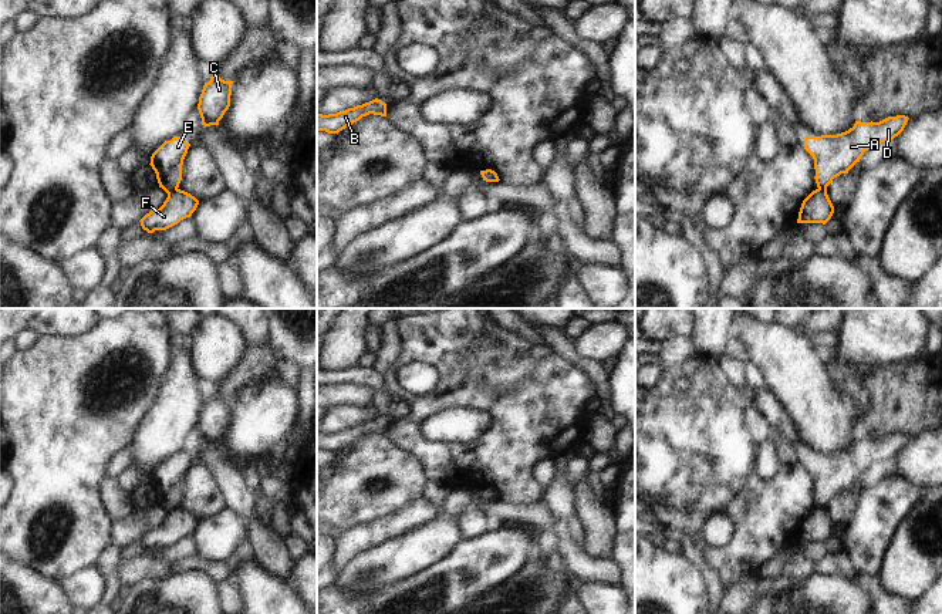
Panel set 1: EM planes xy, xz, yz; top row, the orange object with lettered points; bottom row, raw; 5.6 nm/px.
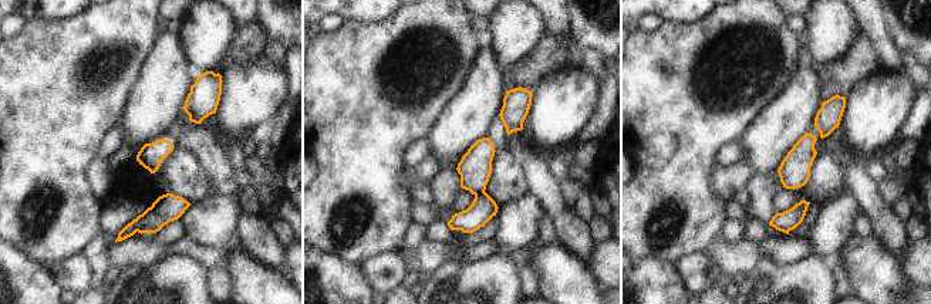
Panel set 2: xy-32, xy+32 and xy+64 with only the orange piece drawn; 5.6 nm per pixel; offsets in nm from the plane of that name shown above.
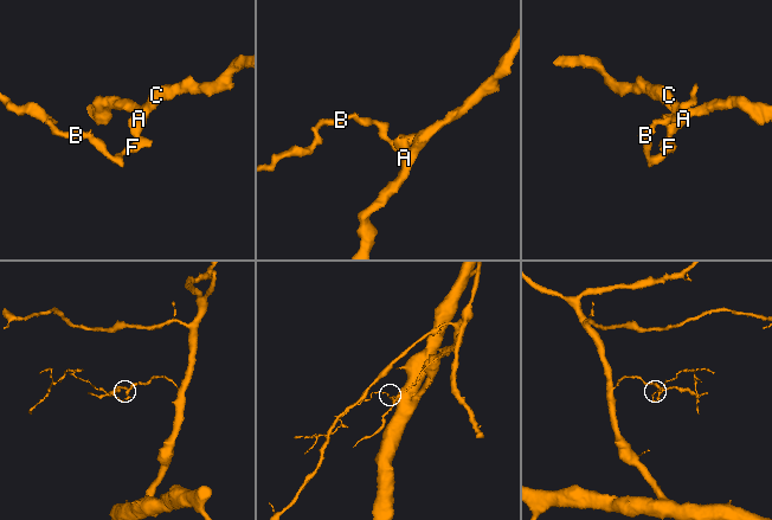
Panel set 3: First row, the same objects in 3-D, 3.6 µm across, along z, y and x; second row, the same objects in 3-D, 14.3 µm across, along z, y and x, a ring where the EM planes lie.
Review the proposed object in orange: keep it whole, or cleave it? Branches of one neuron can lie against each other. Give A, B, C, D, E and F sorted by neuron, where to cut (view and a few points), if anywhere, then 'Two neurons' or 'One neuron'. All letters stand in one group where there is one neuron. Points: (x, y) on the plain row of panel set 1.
Groups: A C D E / B F. Split along xy (176, 506), (168, 512). Two neurons.

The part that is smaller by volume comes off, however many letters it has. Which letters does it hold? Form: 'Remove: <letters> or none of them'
Remove: B, F

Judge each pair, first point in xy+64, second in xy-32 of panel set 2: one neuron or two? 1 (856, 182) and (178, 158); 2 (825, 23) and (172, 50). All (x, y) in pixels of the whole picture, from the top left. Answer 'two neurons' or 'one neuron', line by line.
1: two neurons
2: two neurons

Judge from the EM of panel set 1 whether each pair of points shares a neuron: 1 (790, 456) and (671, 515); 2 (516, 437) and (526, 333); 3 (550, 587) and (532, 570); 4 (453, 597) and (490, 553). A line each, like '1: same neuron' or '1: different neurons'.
1: same neuron
2: different neurons
3: same neuron
4: same neuron

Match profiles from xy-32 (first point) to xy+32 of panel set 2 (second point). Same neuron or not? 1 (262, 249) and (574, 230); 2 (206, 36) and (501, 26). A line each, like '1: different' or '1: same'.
1: same
2: same

